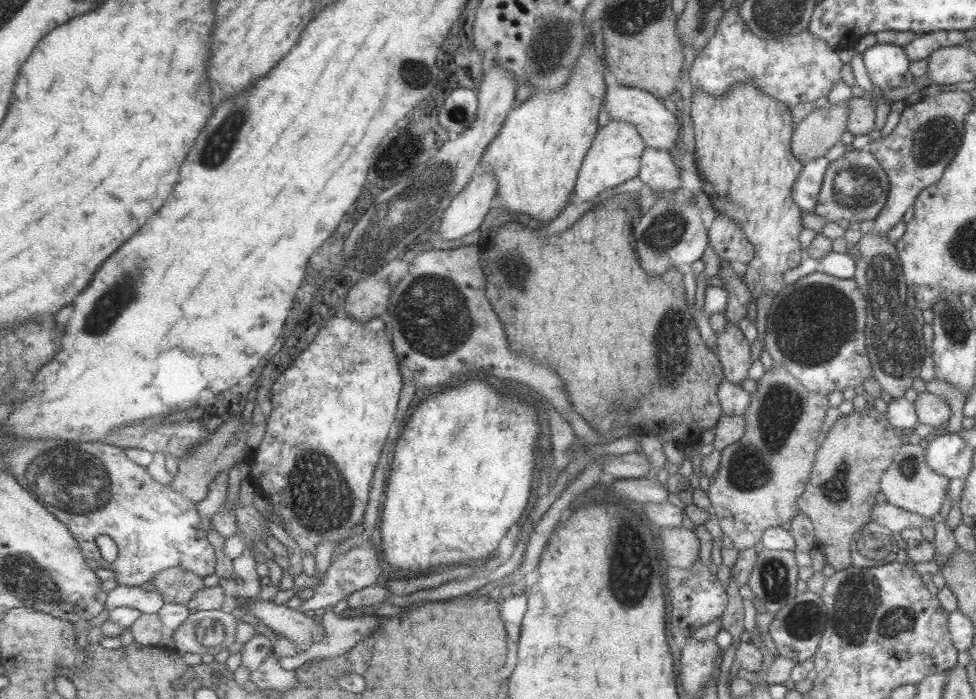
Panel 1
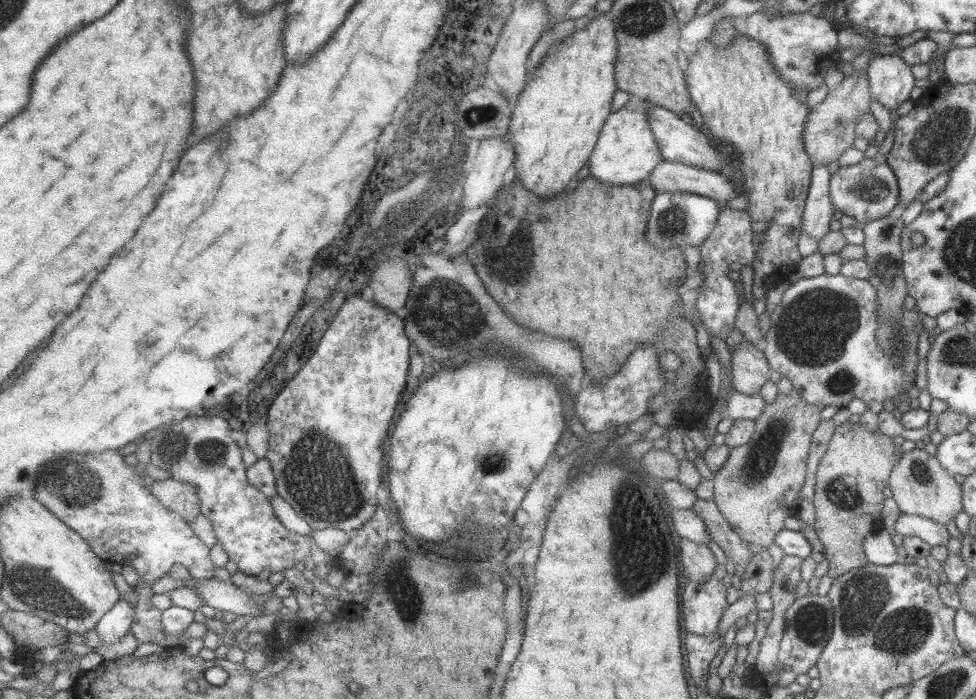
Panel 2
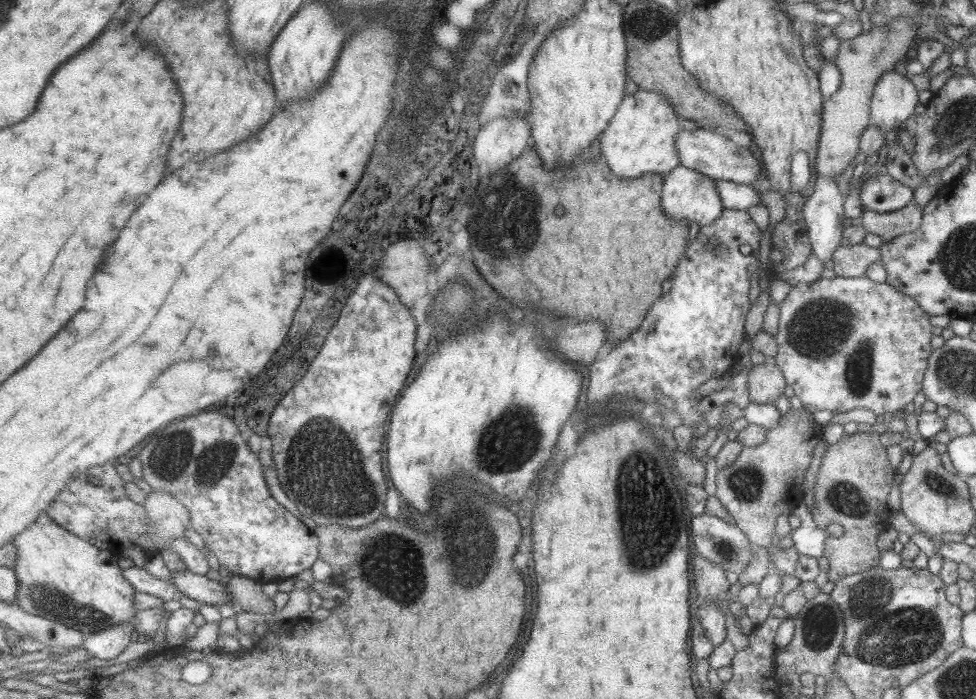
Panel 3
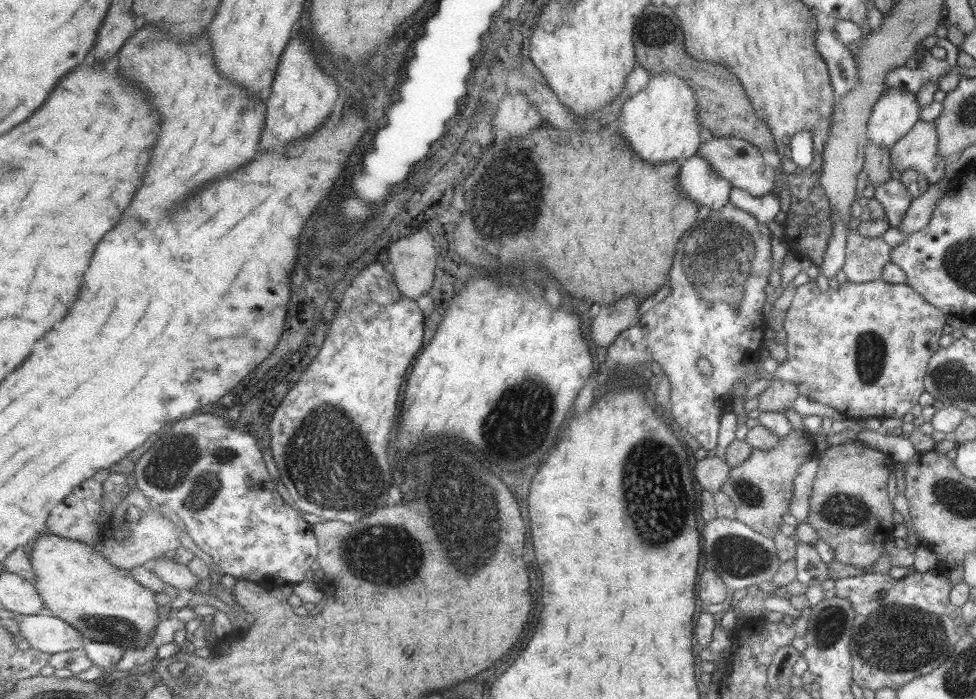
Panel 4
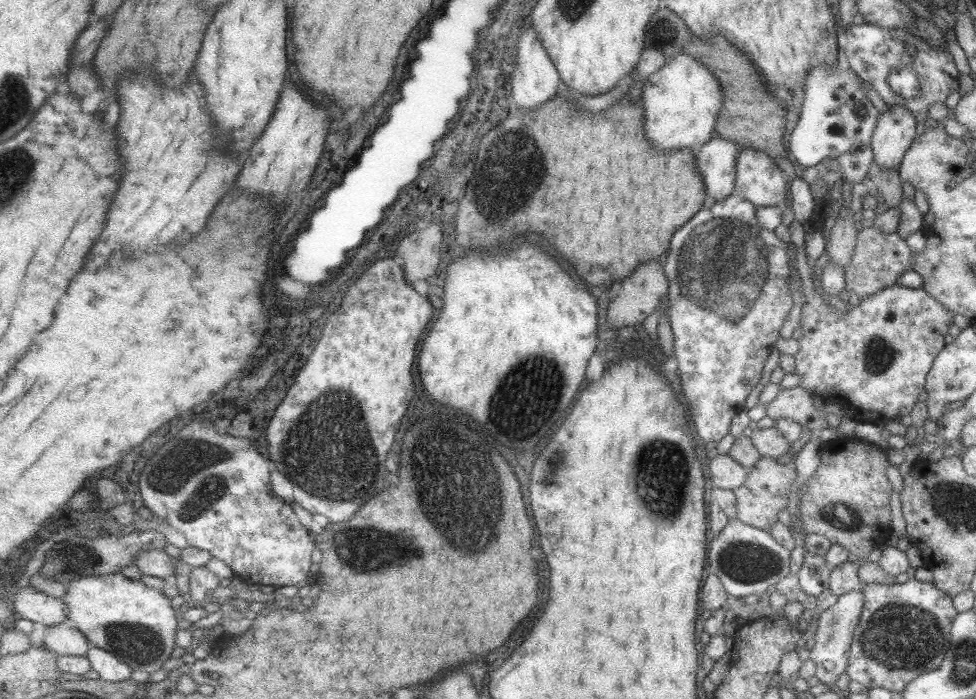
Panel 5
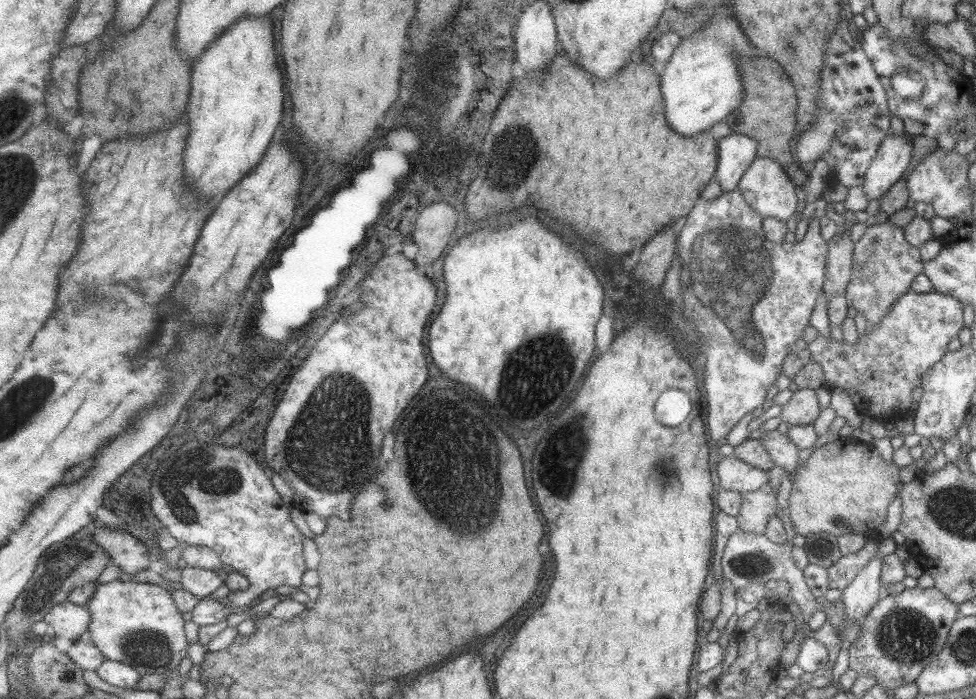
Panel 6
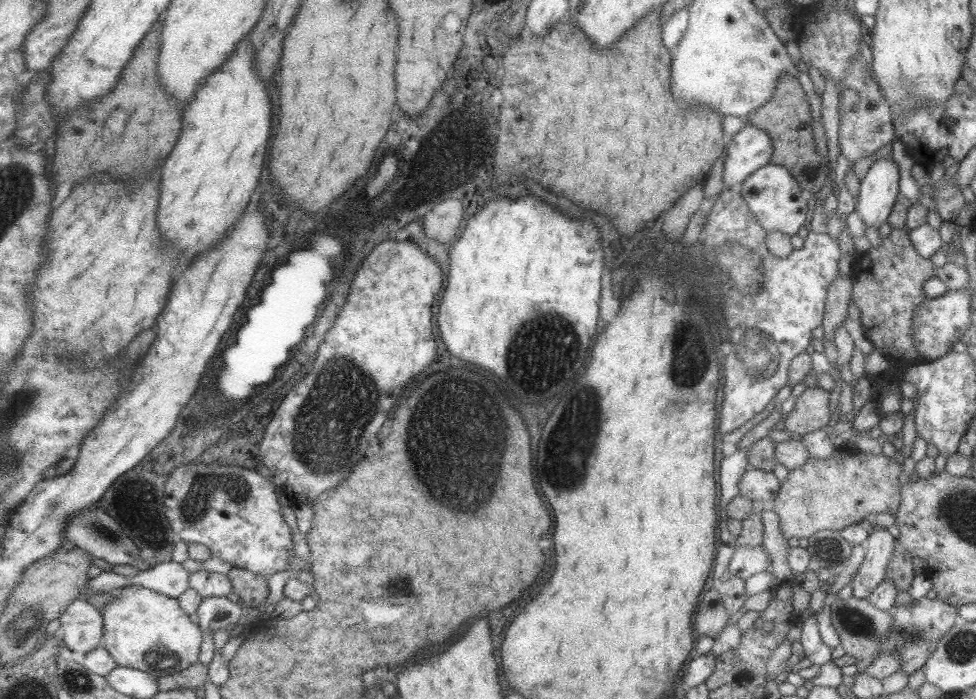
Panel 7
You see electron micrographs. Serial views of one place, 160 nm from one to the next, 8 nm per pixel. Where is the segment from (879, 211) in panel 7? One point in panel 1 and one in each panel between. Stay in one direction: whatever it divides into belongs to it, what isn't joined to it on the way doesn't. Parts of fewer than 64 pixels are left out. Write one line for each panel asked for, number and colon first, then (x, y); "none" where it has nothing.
1: (885, 63)
2: (890, 81)
3: (894, 97)
4: (895, 112)
5: (894, 131)
6: (892, 156)

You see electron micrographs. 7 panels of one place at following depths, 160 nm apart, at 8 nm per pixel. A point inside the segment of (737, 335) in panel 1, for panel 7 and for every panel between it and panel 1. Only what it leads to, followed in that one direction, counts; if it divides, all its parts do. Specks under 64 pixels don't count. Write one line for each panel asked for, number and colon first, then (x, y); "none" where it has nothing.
2: (749, 370)
3: (765, 382)
4: (778, 395)
5: (794, 403)
6: (802, 408)
7: (810, 412)

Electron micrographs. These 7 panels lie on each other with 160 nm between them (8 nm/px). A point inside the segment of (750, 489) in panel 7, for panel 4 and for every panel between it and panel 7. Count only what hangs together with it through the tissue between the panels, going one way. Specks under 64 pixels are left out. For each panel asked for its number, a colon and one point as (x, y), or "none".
4: (709, 473)
5: (724, 473)
6: (733, 474)

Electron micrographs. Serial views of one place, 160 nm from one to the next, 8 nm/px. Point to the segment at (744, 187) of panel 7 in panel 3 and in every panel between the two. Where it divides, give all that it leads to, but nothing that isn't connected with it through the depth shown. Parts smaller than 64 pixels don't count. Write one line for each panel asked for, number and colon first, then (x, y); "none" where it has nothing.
3: (717, 157)
4: (737, 161)
5: (757, 178)
6: (764, 185)

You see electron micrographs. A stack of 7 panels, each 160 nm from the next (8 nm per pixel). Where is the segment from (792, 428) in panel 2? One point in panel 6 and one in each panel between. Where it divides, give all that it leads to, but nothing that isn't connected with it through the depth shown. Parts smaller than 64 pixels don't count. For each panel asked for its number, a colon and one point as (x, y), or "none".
3: (763, 482)
4: (761, 487)
5: (764, 492)
6: (756, 507)

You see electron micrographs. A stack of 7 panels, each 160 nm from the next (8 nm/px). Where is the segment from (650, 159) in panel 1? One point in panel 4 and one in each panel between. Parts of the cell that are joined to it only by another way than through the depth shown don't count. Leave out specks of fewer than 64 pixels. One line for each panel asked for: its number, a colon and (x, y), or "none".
2: (666, 176)
3: (738, 196)
4: (764, 208)

